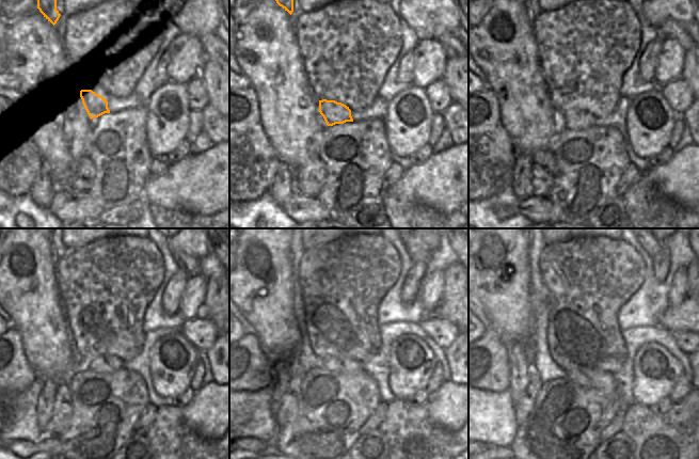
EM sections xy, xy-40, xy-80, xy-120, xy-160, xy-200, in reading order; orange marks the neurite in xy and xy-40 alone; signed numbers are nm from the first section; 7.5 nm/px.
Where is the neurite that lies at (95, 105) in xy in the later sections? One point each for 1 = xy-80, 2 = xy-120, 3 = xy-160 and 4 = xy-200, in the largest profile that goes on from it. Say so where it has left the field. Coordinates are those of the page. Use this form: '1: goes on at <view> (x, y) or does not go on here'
1: goes on at xy-80 (574, 120)
2: goes on at xy-120 (105, 363)
3: goes on at xy-160 (336, 366)
4: goes on at xy-200 (604, 382)

